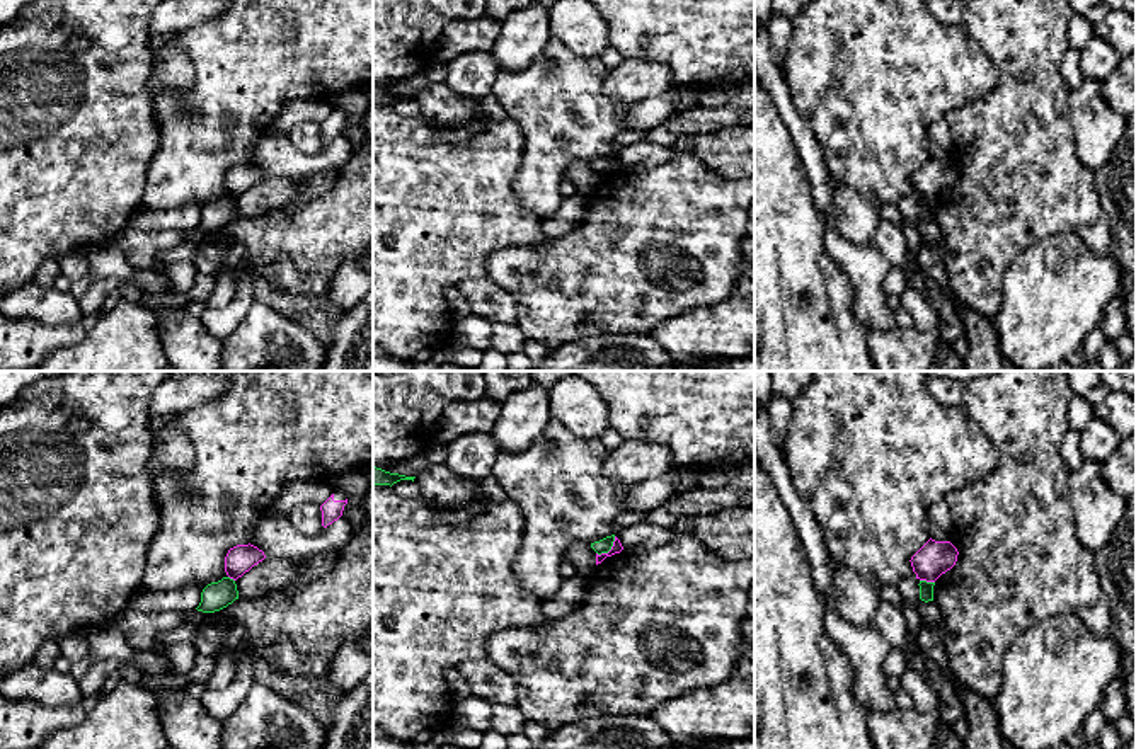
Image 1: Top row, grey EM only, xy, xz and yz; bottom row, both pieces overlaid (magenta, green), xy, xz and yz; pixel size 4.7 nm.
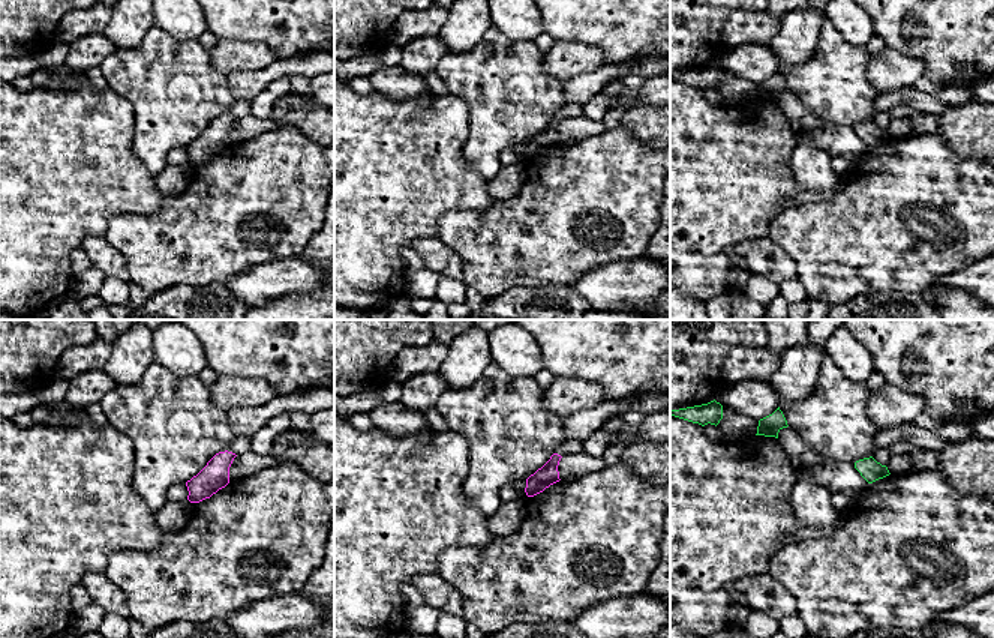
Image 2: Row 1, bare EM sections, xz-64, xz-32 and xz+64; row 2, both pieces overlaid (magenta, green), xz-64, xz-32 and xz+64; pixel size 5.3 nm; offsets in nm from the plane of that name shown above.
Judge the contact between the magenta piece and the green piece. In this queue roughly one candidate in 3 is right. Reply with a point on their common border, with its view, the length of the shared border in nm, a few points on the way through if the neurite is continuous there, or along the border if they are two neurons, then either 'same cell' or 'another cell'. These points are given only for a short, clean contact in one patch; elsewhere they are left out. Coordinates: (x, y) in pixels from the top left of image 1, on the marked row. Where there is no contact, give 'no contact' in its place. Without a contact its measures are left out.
contact xz (610, 550); length 130 nm; border xz (615, 537), (607, 552), (596, 554); another cell

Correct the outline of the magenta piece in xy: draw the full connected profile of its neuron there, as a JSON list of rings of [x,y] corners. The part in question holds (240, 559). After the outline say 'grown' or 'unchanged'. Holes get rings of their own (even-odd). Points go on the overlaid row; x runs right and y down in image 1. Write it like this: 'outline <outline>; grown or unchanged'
outline [[[237,545],[228,550],[225,557],[225,572],[230,579],[237,580],[254,565],[266,558],[264,552],[254,545]]]; unchanged

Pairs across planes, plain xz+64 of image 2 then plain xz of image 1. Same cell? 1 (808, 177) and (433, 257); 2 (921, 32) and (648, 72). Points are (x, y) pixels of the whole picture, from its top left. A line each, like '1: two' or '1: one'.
1: two
2: two

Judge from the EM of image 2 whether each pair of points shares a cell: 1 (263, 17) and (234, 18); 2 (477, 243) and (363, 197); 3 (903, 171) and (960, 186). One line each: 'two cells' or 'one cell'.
1: one cell
2: two cells
3: one cell

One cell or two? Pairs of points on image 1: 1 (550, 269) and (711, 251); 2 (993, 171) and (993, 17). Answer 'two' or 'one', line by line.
1: one
2: one

